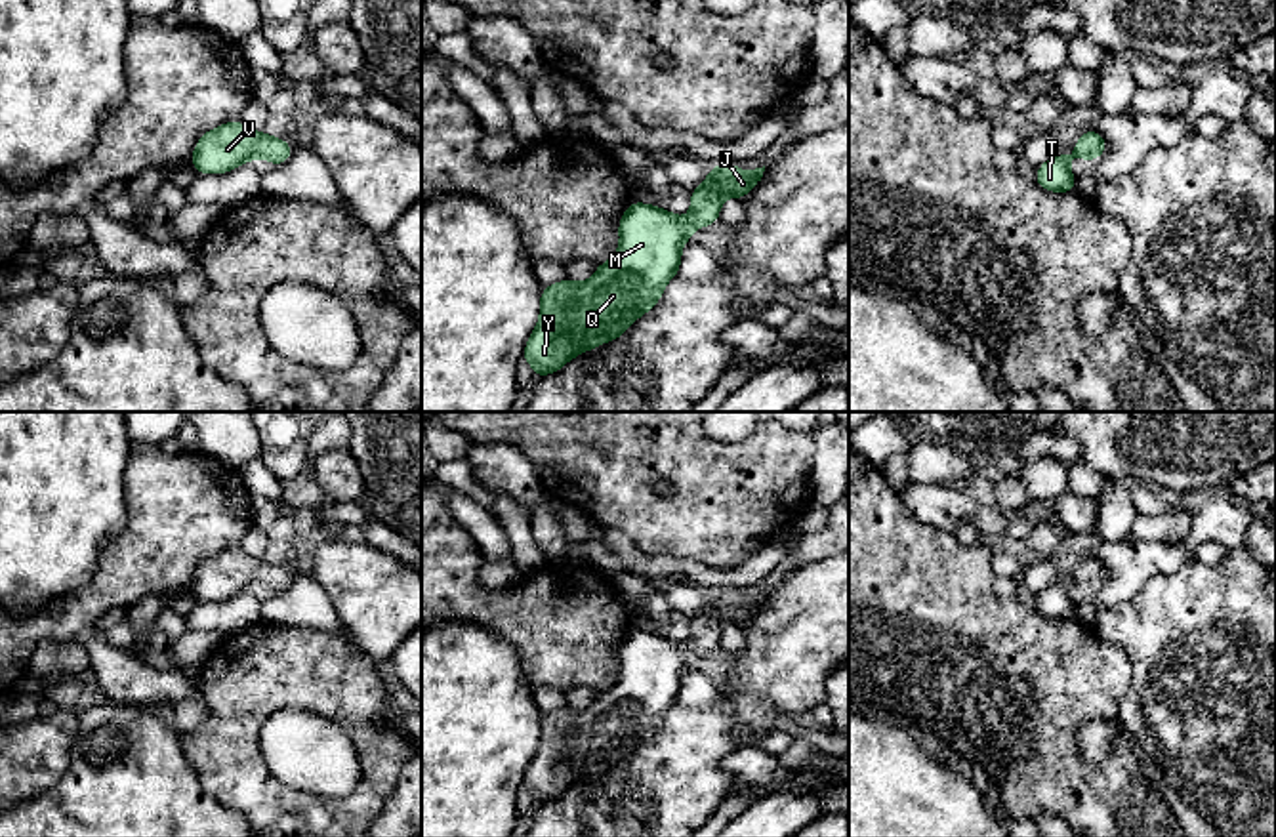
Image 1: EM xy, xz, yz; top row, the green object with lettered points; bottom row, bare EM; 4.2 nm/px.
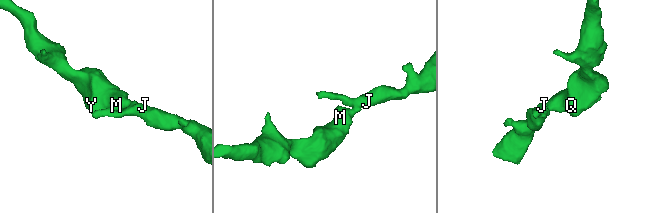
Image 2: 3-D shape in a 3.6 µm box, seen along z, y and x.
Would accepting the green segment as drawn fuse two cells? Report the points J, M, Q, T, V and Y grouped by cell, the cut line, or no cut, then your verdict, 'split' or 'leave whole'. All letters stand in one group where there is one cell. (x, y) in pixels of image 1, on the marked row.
J M Q T V Y; no cut; leave whole

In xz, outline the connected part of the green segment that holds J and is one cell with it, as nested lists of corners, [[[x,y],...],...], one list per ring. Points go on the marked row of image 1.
[[[734,162],[710,166],[706,181],[690,191],[687,217],[633,200],[618,221],[616,255],[597,265],[586,282],[563,278],[542,288],[540,318],[523,351],[536,378],[555,374],[570,358],[622,337],[679,275],[681,252],[692,233],[719,221],[725,198],[744,200],[763,172],[765,166],[746,174]]]

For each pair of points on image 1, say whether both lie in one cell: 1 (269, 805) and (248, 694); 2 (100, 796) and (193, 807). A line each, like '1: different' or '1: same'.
1: same
2: same

